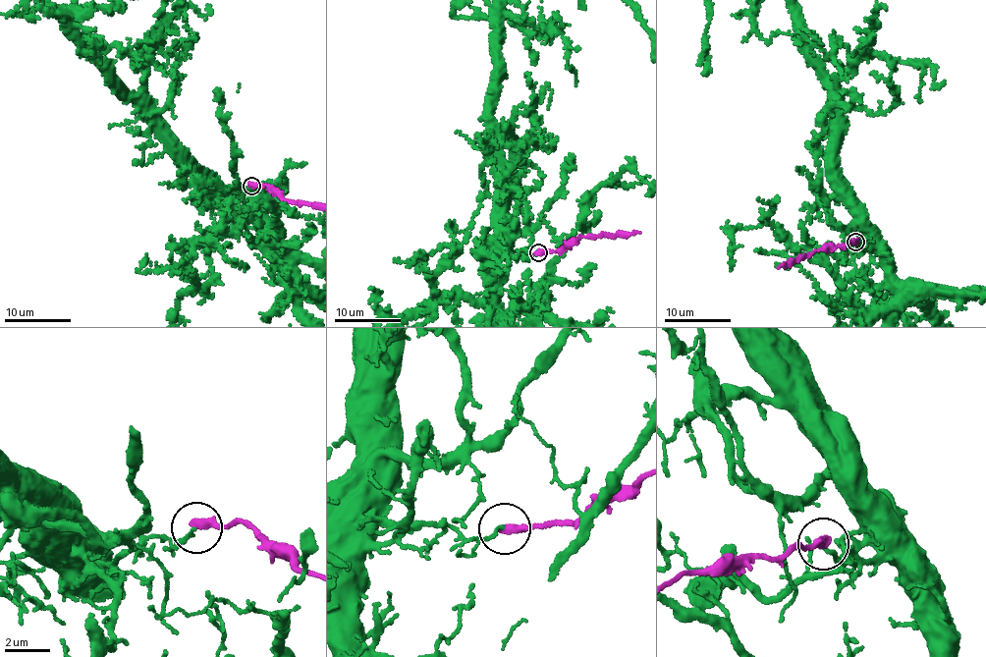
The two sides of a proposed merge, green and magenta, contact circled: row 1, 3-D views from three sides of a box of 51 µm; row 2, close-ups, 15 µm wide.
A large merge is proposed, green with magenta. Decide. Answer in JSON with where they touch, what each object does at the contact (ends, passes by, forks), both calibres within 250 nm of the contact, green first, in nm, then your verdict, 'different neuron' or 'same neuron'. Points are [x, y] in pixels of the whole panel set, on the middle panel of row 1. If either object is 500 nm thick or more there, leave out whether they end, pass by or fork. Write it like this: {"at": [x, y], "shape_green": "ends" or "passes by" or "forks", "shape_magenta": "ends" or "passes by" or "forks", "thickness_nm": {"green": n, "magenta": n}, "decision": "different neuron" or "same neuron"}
{"at": [538, 252], "shape_green": "ends", "shape_magenta": "ends", "thickness_nm": {"green": 130, "magenta": 400}, "decision": "different neuron"}

